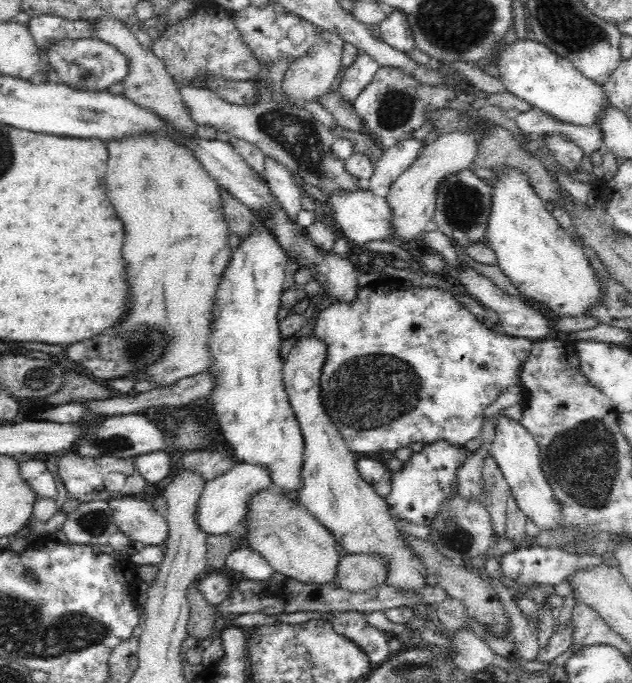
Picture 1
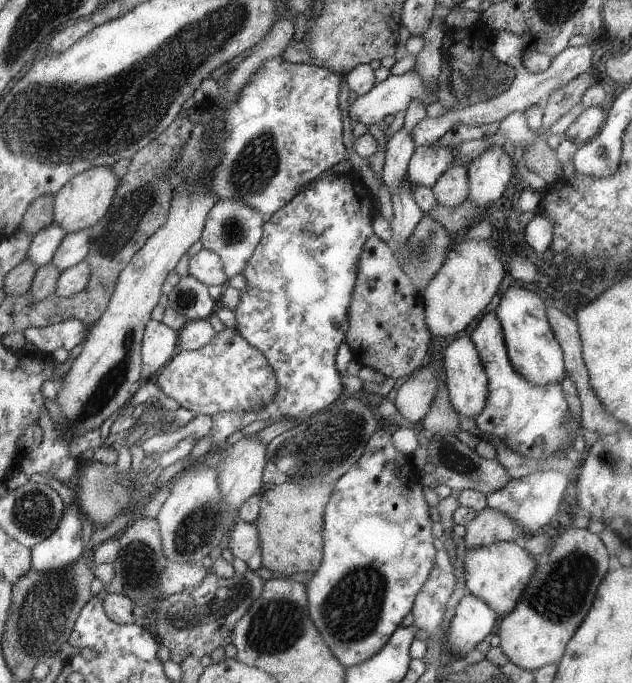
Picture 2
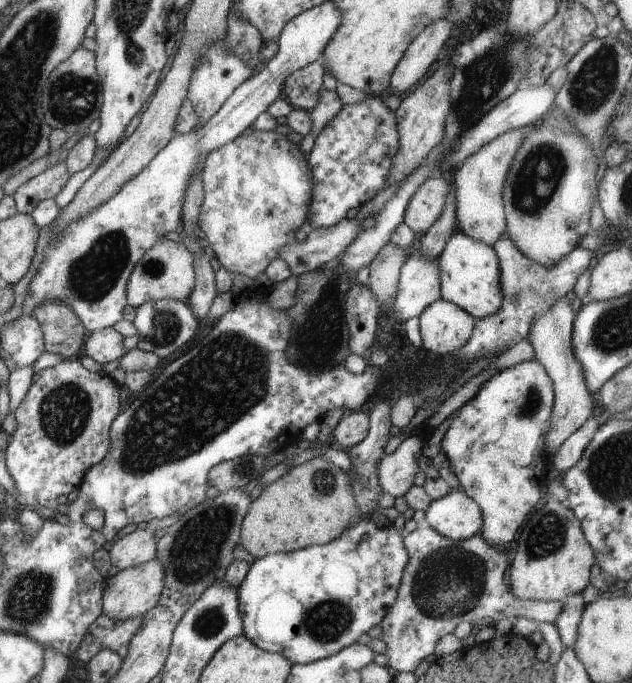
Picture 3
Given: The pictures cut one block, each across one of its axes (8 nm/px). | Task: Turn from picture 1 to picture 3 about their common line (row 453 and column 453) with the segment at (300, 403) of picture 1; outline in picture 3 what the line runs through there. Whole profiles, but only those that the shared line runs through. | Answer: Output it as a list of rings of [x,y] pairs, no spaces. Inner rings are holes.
[[[441,298],[418,314],[418,329],[429,356],[440,357],[459,350],[471,336],[475,319]]]

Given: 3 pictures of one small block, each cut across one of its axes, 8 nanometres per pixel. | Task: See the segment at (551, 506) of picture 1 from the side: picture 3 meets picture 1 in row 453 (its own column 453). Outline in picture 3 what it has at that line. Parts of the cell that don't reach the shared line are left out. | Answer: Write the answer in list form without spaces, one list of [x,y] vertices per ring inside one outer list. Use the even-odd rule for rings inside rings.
[[[460,488],[451,489],[443,498],[432,500],[425,508],[423,518],[422,525],[453,540],[475,536],[482,525],[479,506]]]

